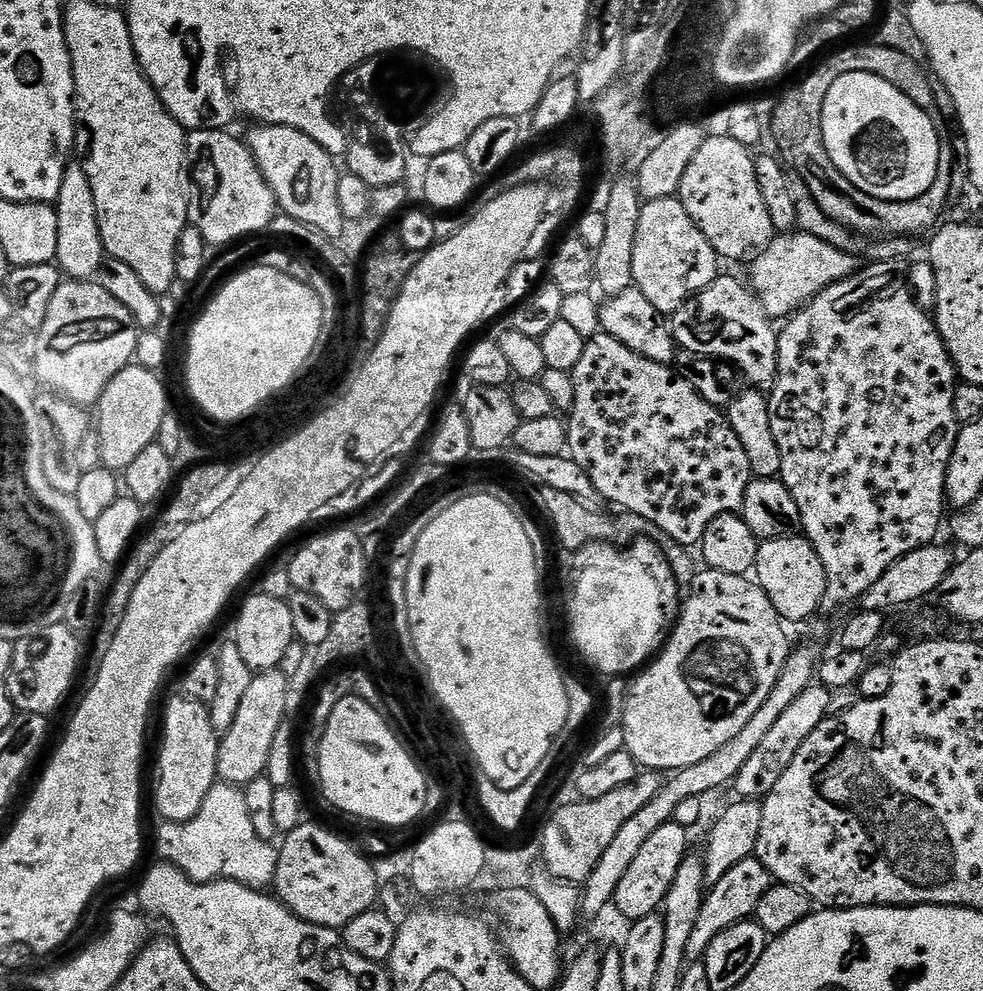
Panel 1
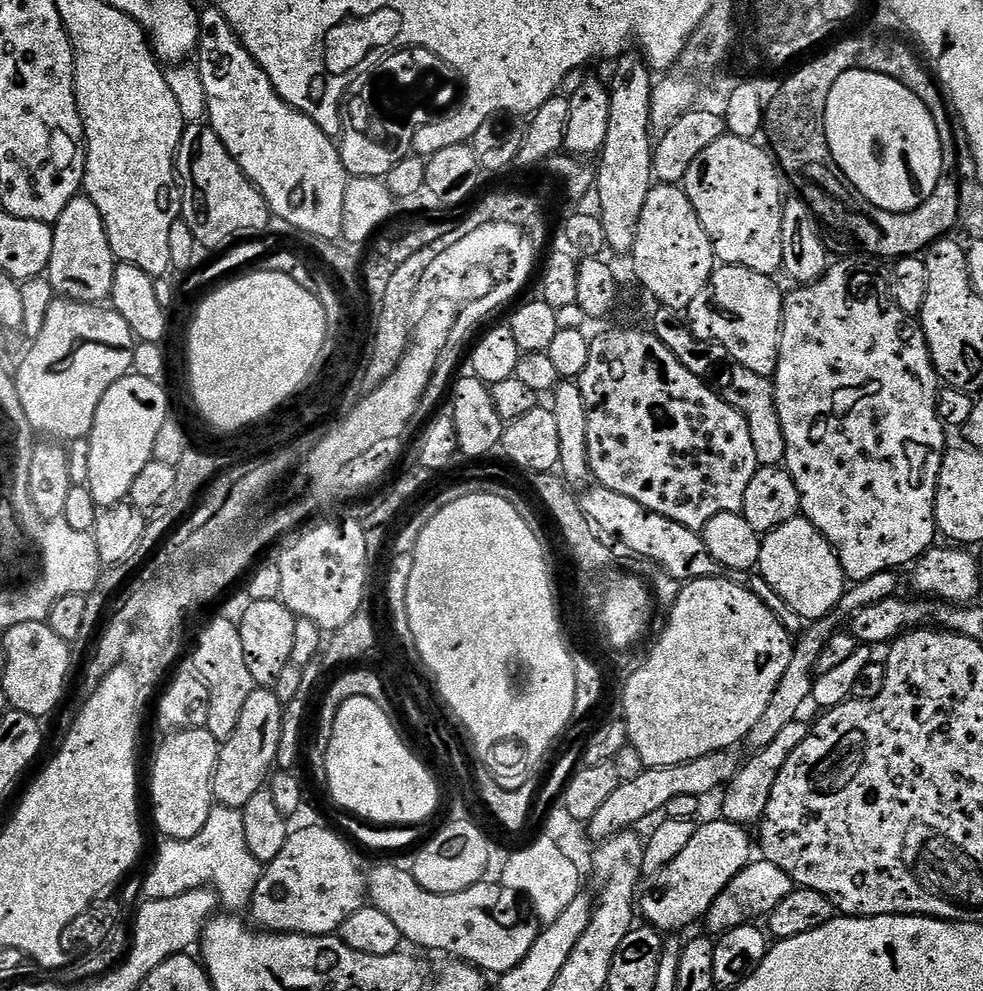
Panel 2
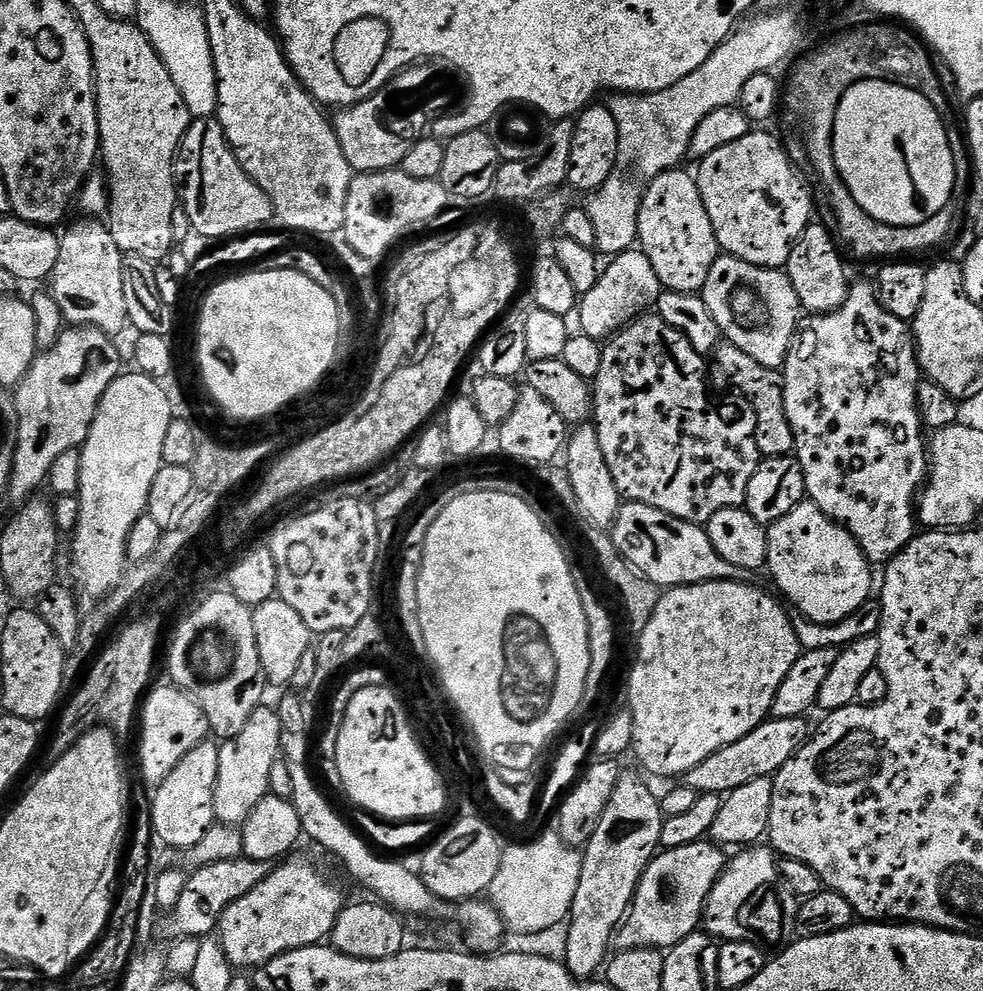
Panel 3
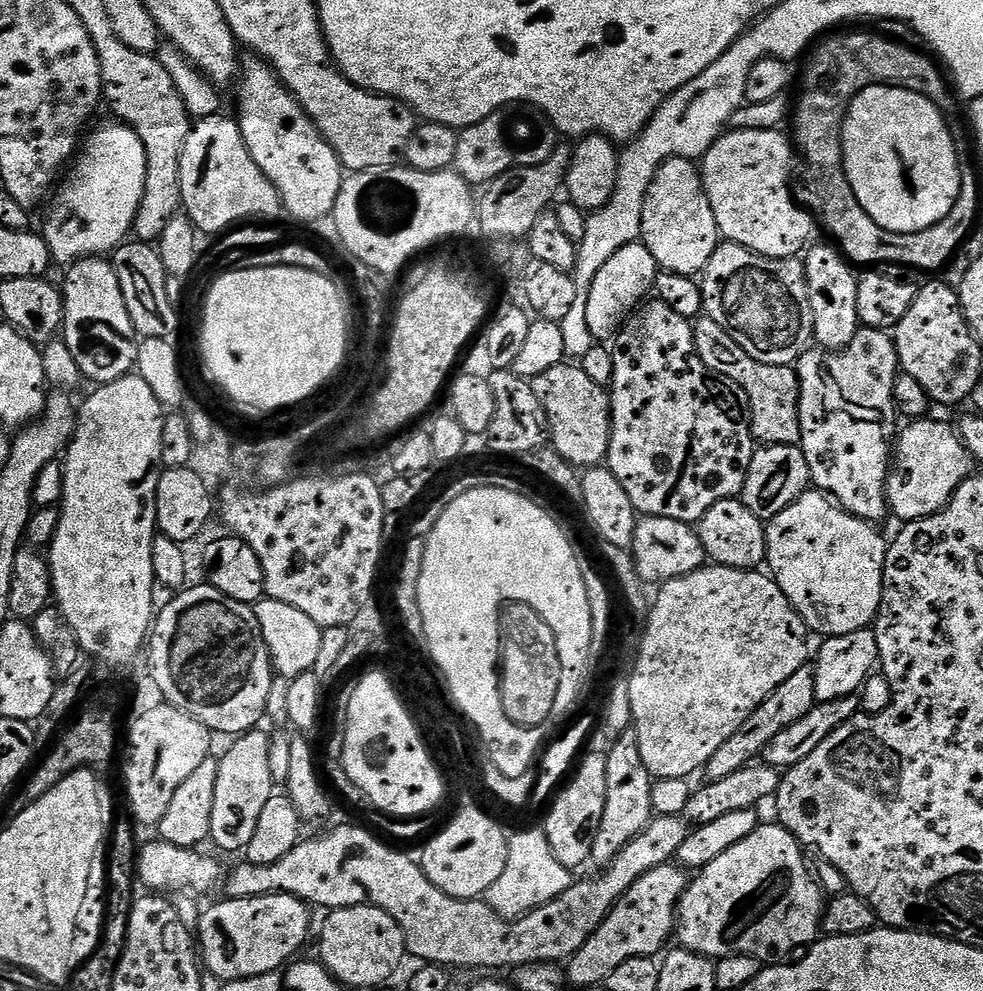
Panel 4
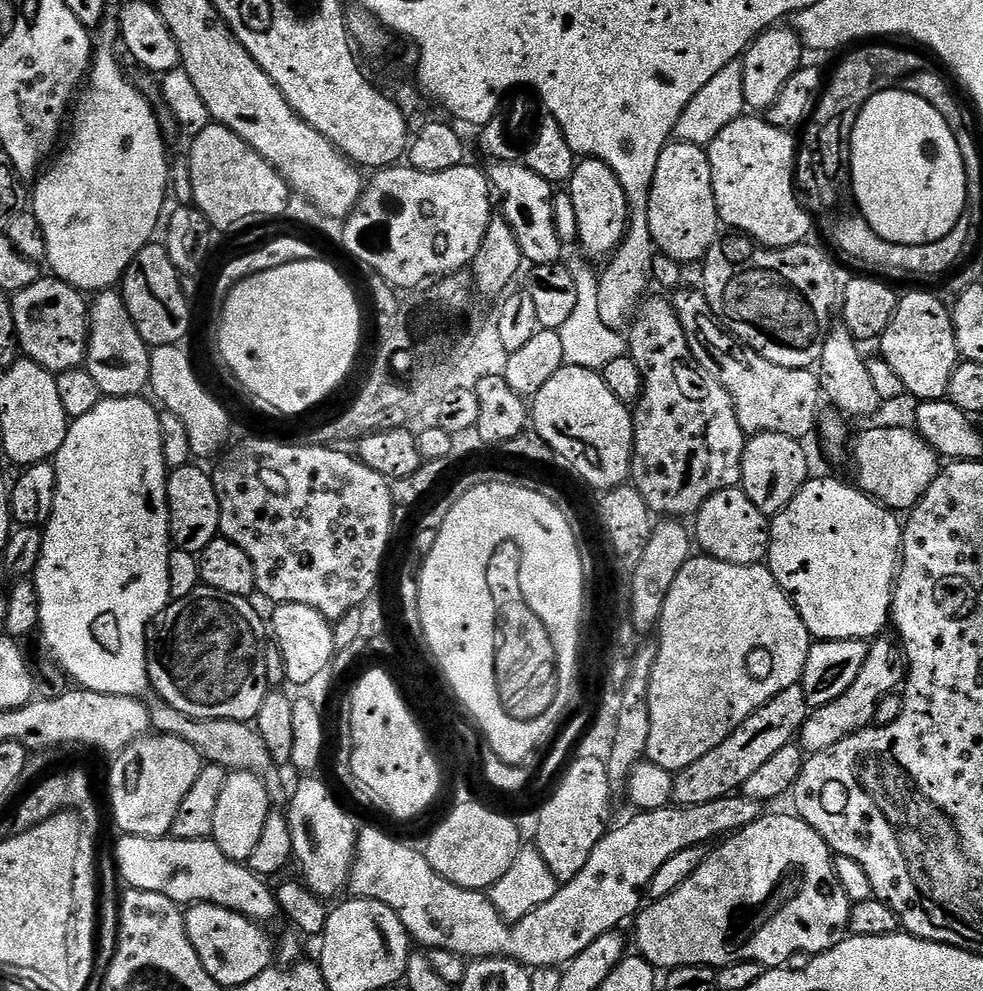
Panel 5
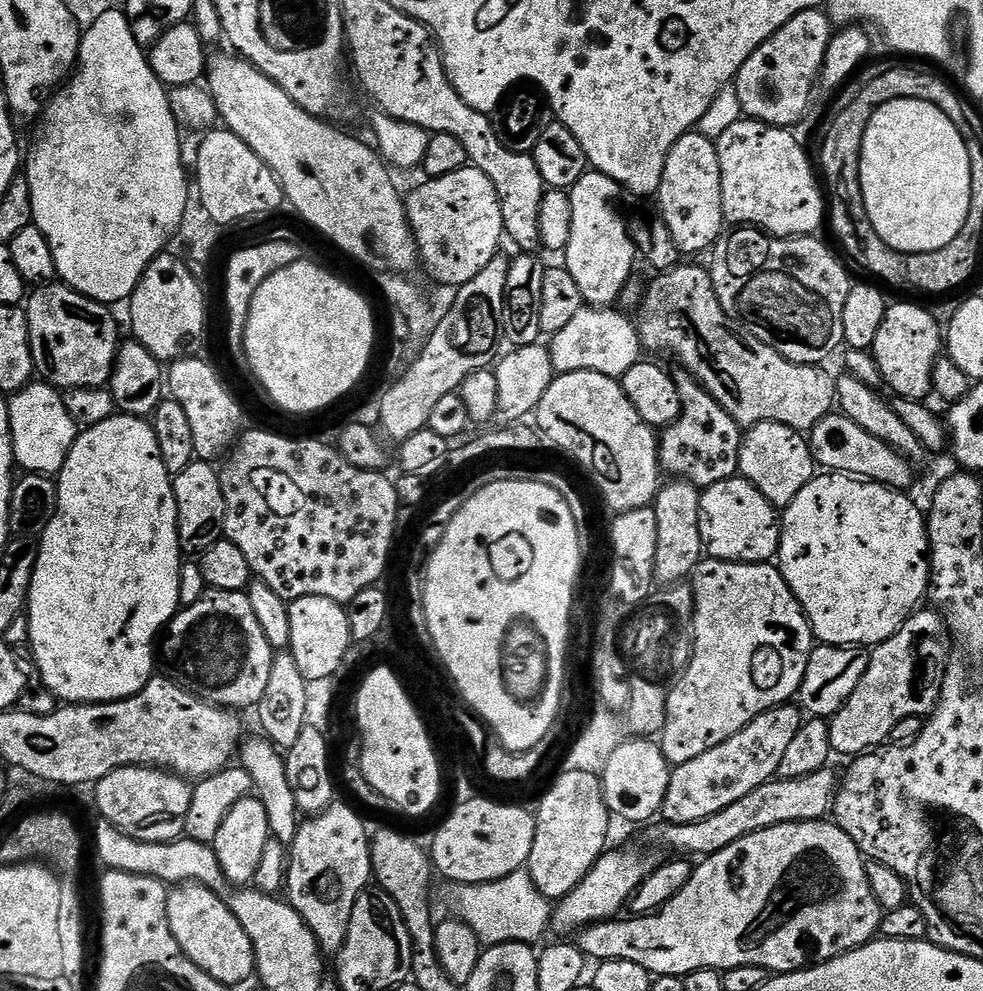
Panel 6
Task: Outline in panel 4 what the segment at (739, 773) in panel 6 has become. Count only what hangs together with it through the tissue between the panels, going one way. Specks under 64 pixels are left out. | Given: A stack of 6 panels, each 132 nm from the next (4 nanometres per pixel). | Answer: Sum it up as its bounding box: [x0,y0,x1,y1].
[706,666,818,781]

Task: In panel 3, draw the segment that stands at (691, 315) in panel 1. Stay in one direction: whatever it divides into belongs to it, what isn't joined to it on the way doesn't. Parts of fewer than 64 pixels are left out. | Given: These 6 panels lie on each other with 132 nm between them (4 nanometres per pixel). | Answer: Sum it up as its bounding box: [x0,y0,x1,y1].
[702,254,802,369]

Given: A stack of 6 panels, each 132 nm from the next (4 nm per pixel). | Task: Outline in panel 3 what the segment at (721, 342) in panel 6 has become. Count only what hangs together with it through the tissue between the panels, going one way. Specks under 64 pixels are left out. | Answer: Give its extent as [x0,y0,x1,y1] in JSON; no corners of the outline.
[714,342,796,457]

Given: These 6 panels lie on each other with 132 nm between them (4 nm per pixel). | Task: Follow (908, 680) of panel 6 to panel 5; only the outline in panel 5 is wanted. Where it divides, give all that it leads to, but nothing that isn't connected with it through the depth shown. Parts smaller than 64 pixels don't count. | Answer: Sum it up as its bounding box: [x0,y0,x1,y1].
[798,639,906,753]

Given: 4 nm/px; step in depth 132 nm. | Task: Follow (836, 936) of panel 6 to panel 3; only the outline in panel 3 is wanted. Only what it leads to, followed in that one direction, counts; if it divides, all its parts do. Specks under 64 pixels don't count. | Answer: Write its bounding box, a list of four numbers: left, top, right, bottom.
[703,846,800,950]

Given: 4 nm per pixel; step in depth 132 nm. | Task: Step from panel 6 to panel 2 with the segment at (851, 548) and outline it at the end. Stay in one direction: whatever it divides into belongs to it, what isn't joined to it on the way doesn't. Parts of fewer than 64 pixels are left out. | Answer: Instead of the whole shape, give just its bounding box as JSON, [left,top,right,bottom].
[758,515,846,622]

